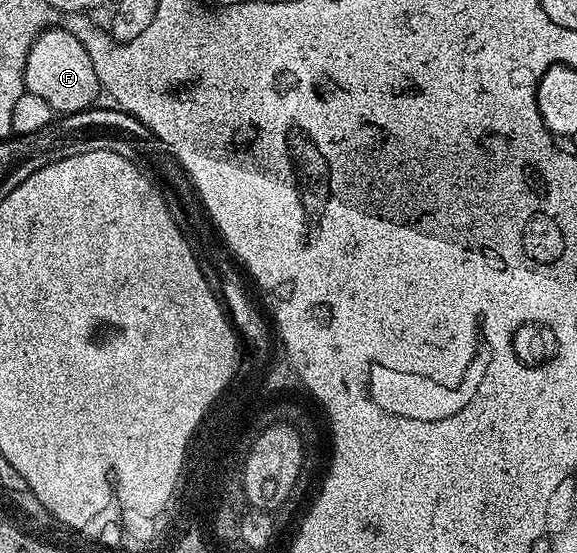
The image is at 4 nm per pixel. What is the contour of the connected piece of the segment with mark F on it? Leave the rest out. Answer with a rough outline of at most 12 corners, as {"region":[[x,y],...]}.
{"region":[[44,29],[23,67],[26,92],[56,115],[101,97],[77,35]]}

